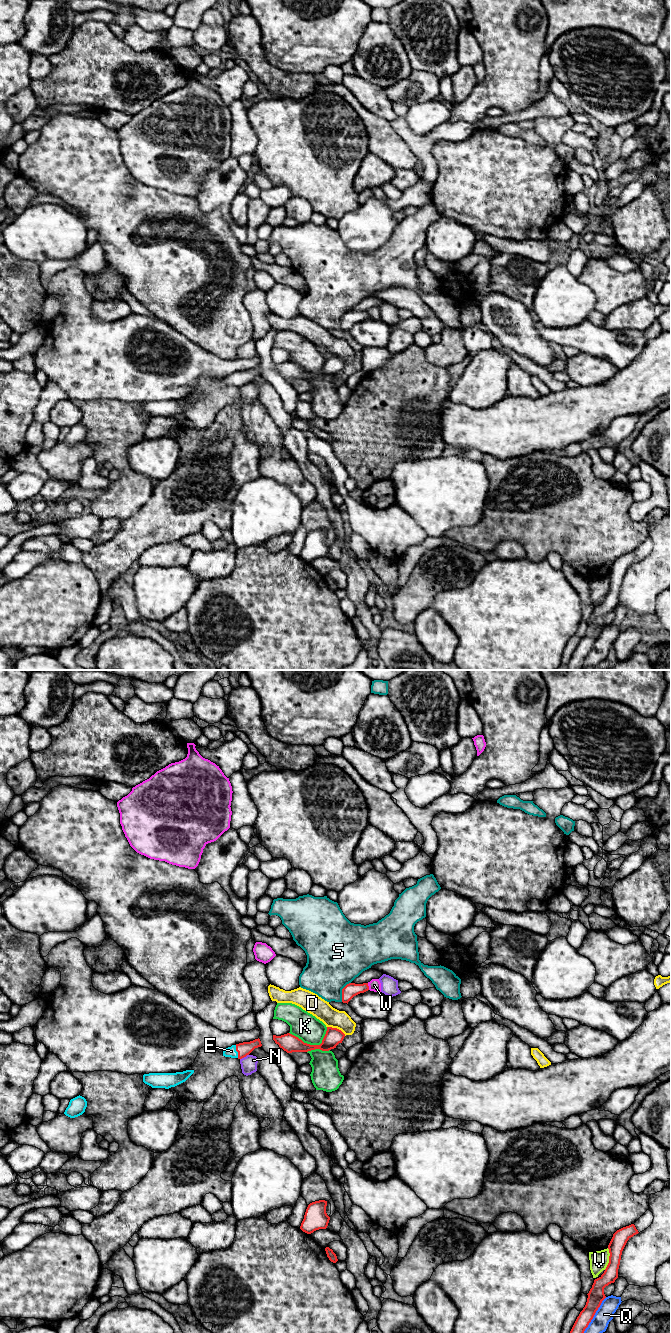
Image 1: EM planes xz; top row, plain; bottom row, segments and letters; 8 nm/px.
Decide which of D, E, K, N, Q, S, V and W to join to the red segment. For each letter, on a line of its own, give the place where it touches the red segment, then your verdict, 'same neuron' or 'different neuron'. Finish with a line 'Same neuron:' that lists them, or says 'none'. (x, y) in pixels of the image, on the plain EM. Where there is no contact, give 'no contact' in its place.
D: xz (336, 356) | different neuron
E: xz (236, 378) | same neuron
K: xz (312, 373) | different neuron
N: xz (244, 384) | different neuron
Q: xz (592, 646) | different neuron
S: xz (342, 319) | different neuron
V: xz (609, 587) | different neuron
W: xz (368, 314) | different neuron
Same neuron: E

